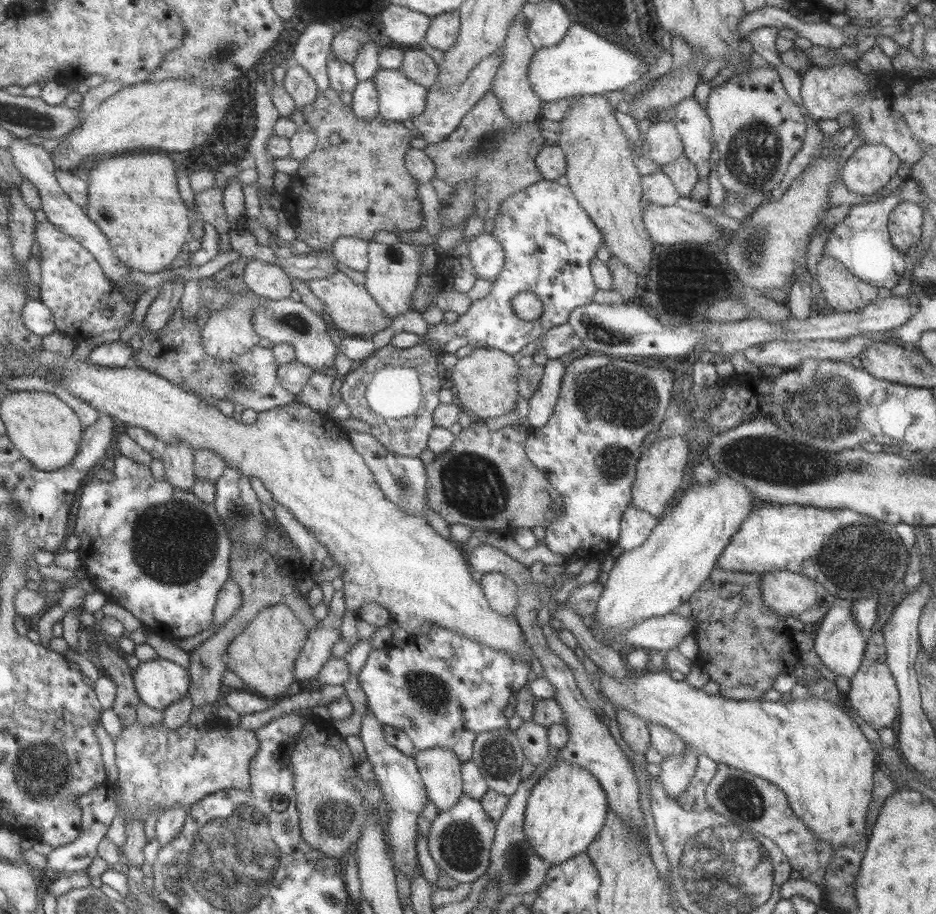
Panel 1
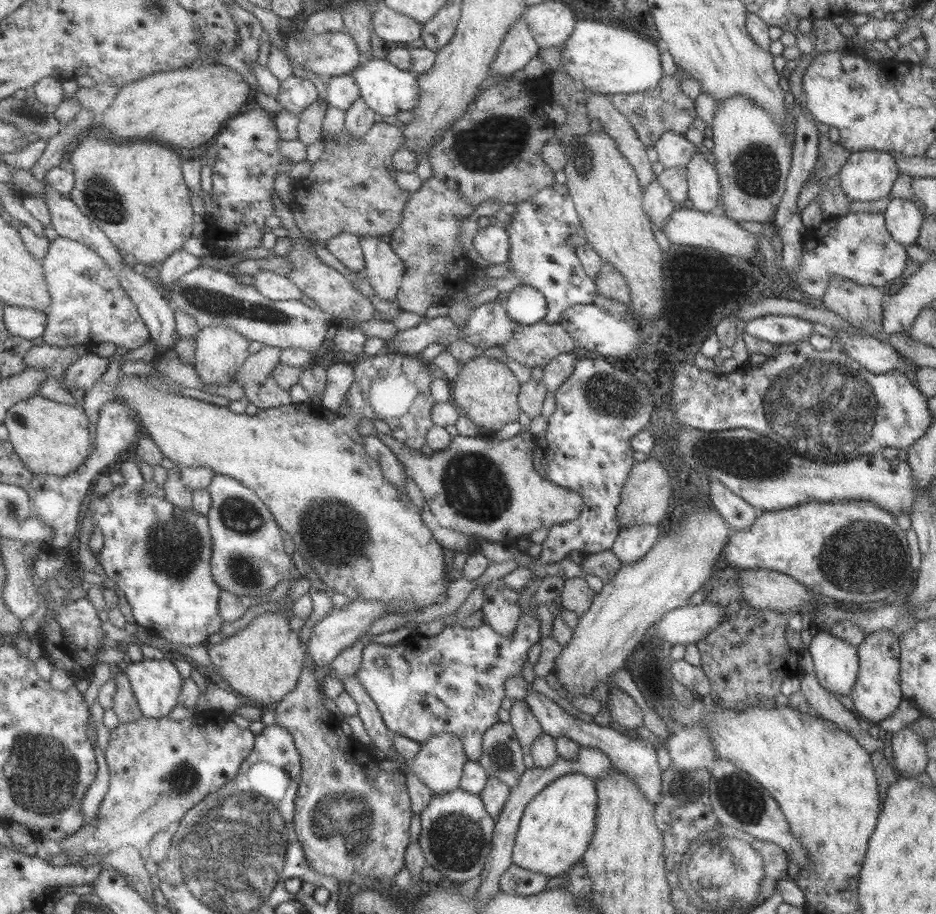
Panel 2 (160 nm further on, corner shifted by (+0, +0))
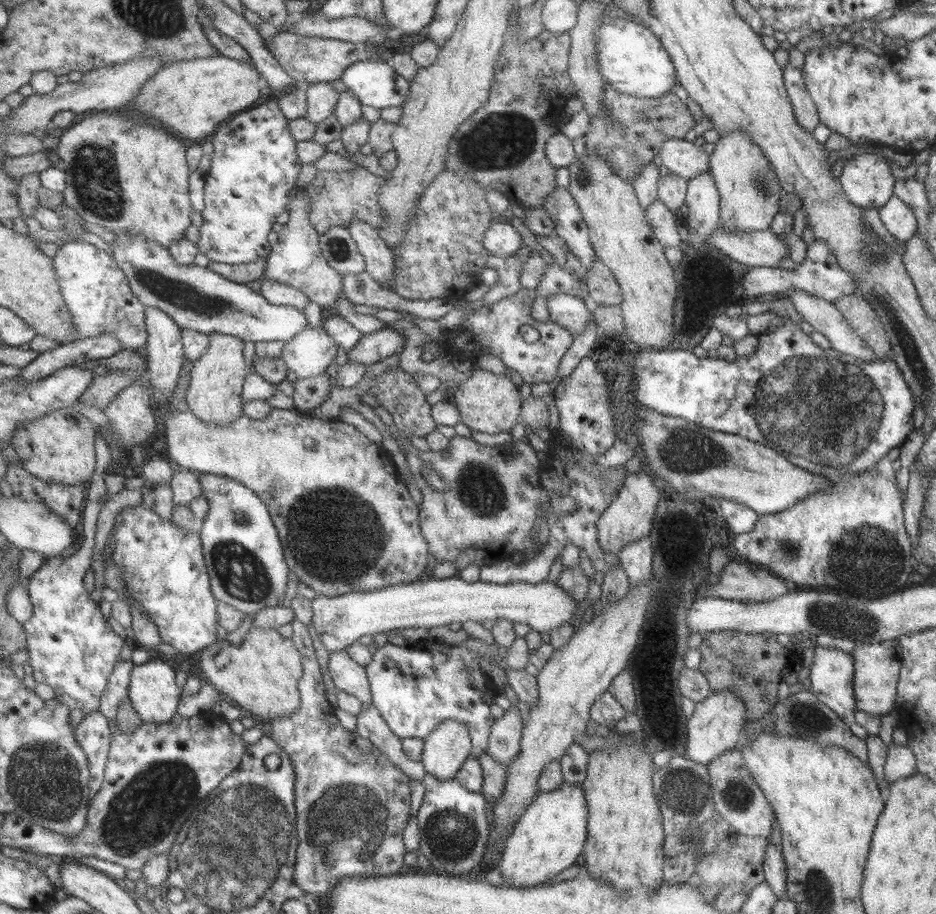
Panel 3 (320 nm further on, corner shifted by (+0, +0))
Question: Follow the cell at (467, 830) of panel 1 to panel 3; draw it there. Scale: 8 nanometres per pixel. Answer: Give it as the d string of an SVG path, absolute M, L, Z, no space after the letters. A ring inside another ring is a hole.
M425 773L421 780L424 786L422 804L415 819L421 832L418 855L422 855L439 874L462 875L473 866L483 864L484 850L489 840L491 820L489 804L481 793L469 792L454 778L439 780Z

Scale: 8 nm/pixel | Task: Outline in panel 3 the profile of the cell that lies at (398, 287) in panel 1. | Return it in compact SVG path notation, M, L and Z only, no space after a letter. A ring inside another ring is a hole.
M357 219L349 221L346 229L363 257L364 271L381 286L391 285L395 256L385 241L379 238L377 229Z

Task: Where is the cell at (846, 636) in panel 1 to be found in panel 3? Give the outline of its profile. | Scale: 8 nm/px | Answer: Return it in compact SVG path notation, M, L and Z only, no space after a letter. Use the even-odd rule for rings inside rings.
M816 646L813 662L810 668L810 690L827 708L830 708L839 718L852 718L856 711L853 692L853 657L850 653L841 652L836 648Z

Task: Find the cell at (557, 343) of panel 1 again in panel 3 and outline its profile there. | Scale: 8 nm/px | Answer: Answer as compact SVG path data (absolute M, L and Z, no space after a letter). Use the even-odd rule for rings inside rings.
M523 287L511 296L493 304L483 305L472 314L469 313L464 318L464 323L459 323L450 331L444 331L447 355L457 361L472 361L480 355L487 355L489 345L489 355L499 358L505 367L515 371L523 383L550 383L557 377L559 361L571 346L574 336L555 323L538 321L531 316L530 307L535 295L534 289ZM522 324L532 326L539 333L539 339L533 344L523 342L519 335L519 327Z

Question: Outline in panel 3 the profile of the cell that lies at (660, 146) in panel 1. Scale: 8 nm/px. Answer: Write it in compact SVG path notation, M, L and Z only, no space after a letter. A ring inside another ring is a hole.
M669 139L661 145L657 154L669 173L685 180L695 178L710 167L709 155L697 146L685 140Z

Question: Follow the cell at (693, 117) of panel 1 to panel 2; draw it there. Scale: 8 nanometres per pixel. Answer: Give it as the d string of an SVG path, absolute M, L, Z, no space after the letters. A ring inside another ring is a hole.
M695 147L693 156L686 164L688 199L692 208L699 212L714 212L719 204L720 184L714 165L707 162Z

